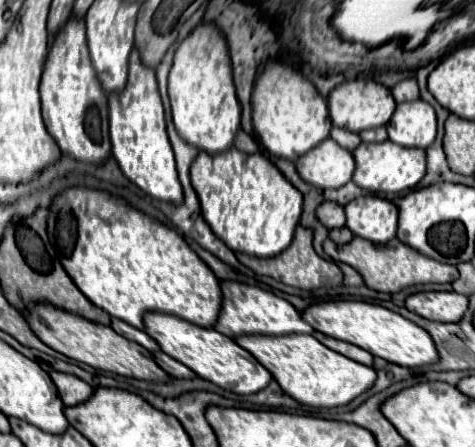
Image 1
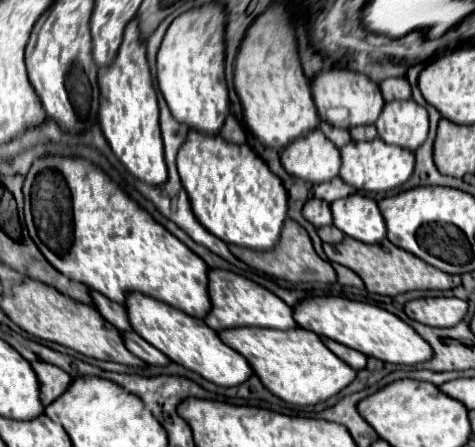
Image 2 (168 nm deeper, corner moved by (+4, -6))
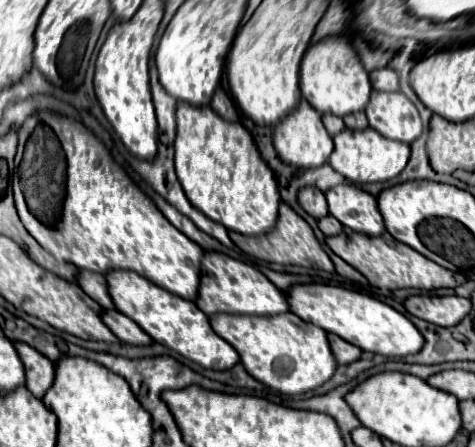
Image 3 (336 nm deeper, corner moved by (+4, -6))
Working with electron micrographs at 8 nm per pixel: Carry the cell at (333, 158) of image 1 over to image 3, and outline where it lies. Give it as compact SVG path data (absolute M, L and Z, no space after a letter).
M304 98L296 106L296 110L292 110L292 114L286 114L272 130L274 130L274 148L276 148L278 156L284 162L300 166L300 168L316 168L316 166L326 164L328 156L334 150L332 136L326 132L320 112L316 112L312 106L308 106L308 102Z

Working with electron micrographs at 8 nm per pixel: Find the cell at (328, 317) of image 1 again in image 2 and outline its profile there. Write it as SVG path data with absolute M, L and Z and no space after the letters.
M338 296L308 298L300 302L298 306L294 306L294 320L304 330L336 340L348 348L354 348L366 356L374 356L382 362L414 366L432 358L430 344L420 334L416 334L412 326L408 326L406 322L402 322L398 316L390 314L388 310L372 306L372 304L354 302L354 300L346 300Z

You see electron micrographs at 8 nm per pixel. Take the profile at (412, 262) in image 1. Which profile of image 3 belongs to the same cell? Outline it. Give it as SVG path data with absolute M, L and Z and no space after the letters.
M344 228L338 236L326 238L326 244L334 254L338 254L344 262L356 268L360 274L368 278L368 282L376 288L420 288L420 290L438 290L438 288L454 288L458 286L454 272L442 268L440 264L428 260L420 252L412 250L410 246L394 240L394 244L386 242L382 236L366 236L354 230Z

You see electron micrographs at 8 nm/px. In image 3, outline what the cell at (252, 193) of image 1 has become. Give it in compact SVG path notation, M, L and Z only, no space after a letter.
M178 102L176 130L176 174L192 206L228 230L246 236L268 232L278 218L280 194L250 132L240 122L220 118L208 106L188 106L188 102Z

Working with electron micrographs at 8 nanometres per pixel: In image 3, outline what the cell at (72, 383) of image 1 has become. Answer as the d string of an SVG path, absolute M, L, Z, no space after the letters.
M14 342L14 346L16 346L16 352L18 352L20 360L24 362L26 388L36 398L42 398L44 392L54 382L54 364L44 354L40 354L38 350L34 350L32 346L28 346L24 342Z

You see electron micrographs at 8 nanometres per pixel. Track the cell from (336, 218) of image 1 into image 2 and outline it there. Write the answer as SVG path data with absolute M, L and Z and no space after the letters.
M312 198L312 200L308 200L304 204L302 212L304 212L304 218L316 228L332 224L332 212L330 212L330 204L328 202L320 202L318 198Z

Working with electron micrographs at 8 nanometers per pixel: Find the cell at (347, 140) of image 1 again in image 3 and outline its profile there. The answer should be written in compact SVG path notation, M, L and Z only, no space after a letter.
M326 114L322 116L322 122L326 126L326 130L332 134L332 132L342 132L344 128L344 120L340 116L332 116L332 114Z

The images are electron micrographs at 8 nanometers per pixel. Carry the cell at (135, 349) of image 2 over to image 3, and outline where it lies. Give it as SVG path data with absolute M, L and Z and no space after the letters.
M102 310L100 318L108 324L108 328L122 340L128 344L150 344L152 338L136 324L132 322L128 316L124 316L118 310Z

